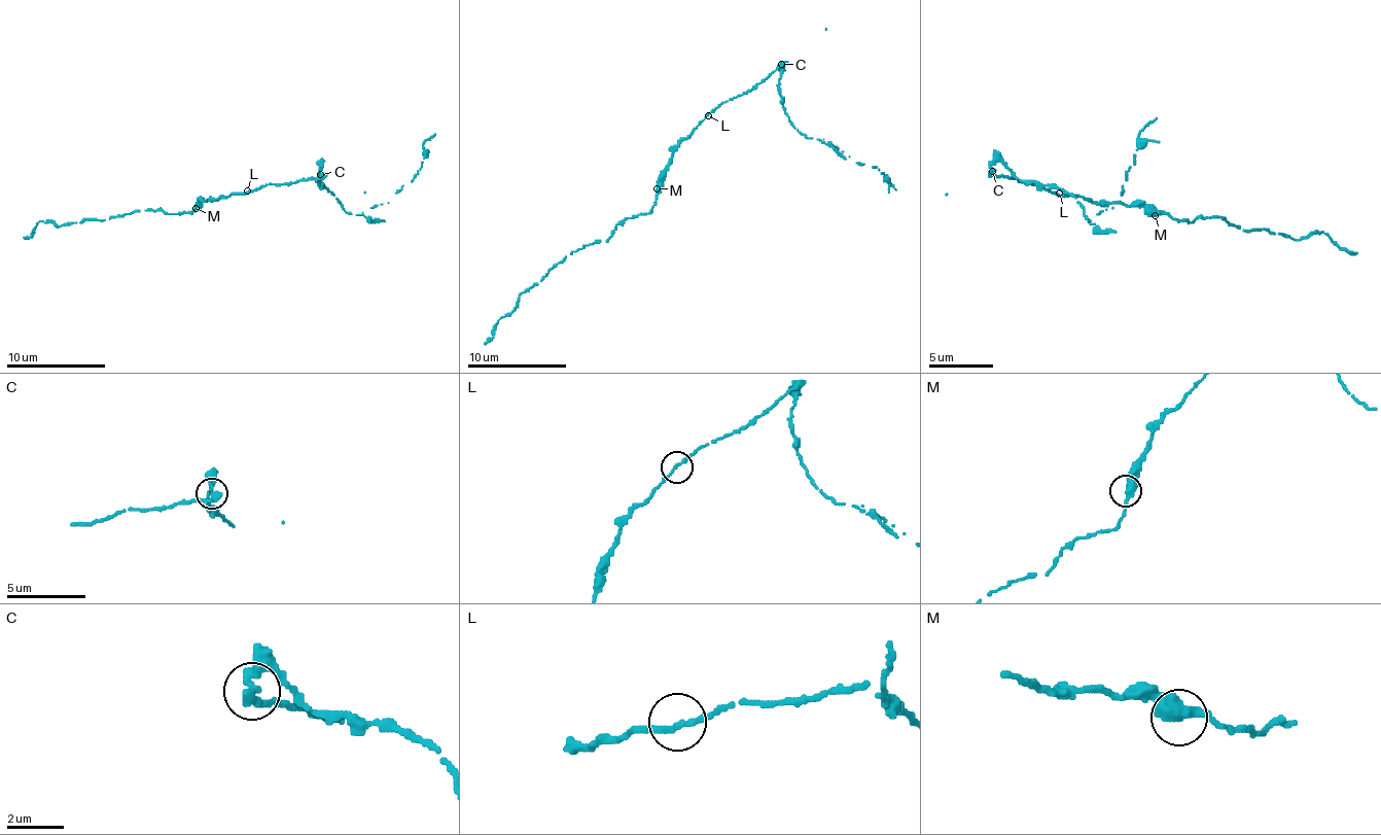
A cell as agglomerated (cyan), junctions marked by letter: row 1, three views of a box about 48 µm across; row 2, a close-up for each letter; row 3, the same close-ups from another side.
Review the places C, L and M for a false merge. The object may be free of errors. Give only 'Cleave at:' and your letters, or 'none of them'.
Cleave at: C

